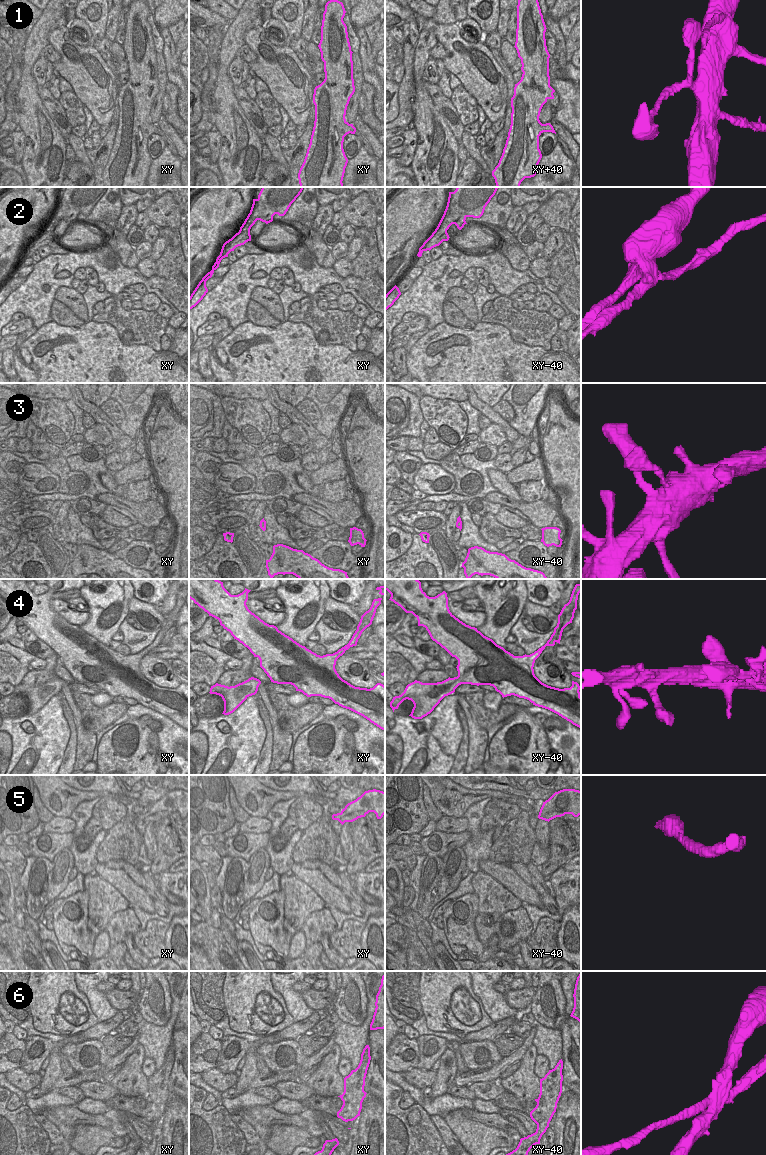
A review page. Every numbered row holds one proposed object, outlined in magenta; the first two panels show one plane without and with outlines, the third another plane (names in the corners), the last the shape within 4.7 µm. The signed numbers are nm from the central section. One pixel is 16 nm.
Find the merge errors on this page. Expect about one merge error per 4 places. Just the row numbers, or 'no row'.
1, 2, 4, 6

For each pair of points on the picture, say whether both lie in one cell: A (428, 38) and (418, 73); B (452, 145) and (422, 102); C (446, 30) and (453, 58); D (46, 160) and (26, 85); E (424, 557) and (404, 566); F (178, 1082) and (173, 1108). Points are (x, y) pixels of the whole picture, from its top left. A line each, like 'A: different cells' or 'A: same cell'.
A: same cell
B: same cell
C: same cell
D: same cell
E: same cell
F: different cells

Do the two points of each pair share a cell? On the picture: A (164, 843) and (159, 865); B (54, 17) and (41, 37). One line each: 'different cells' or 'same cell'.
A: same cell
B: same cell

